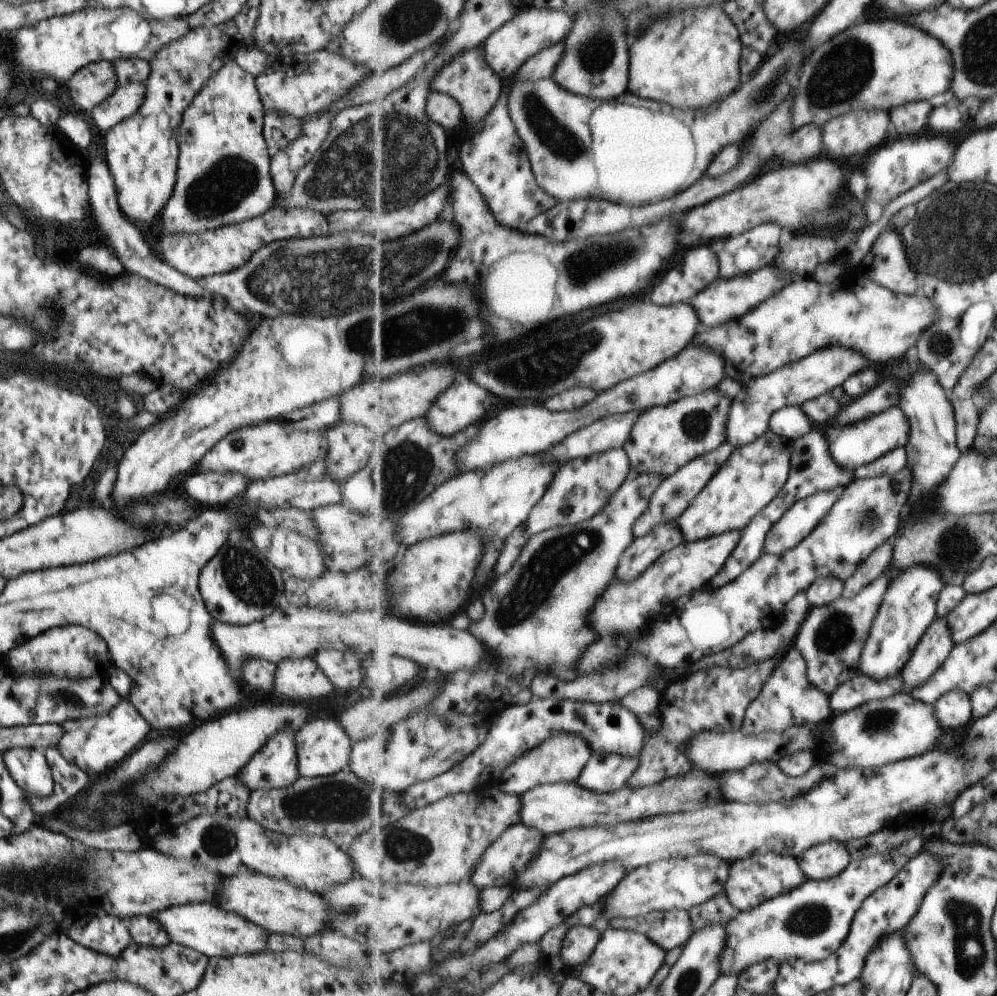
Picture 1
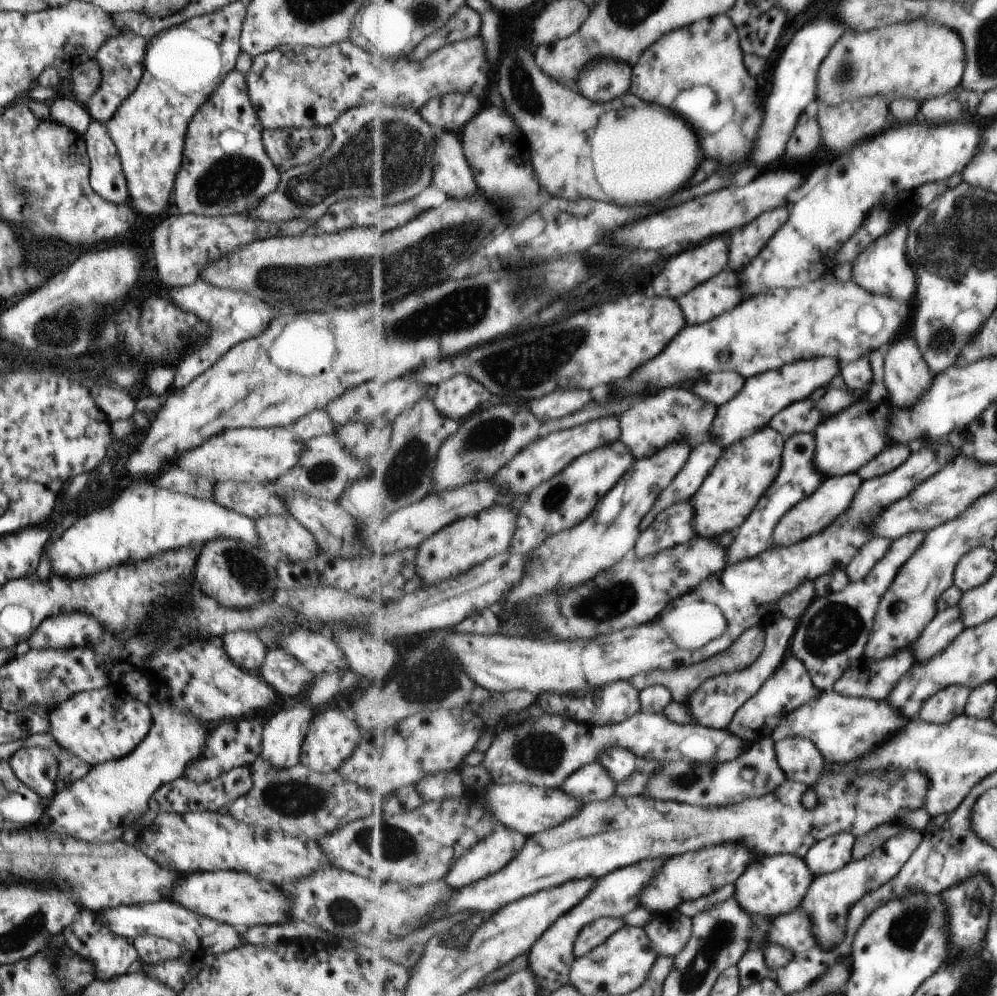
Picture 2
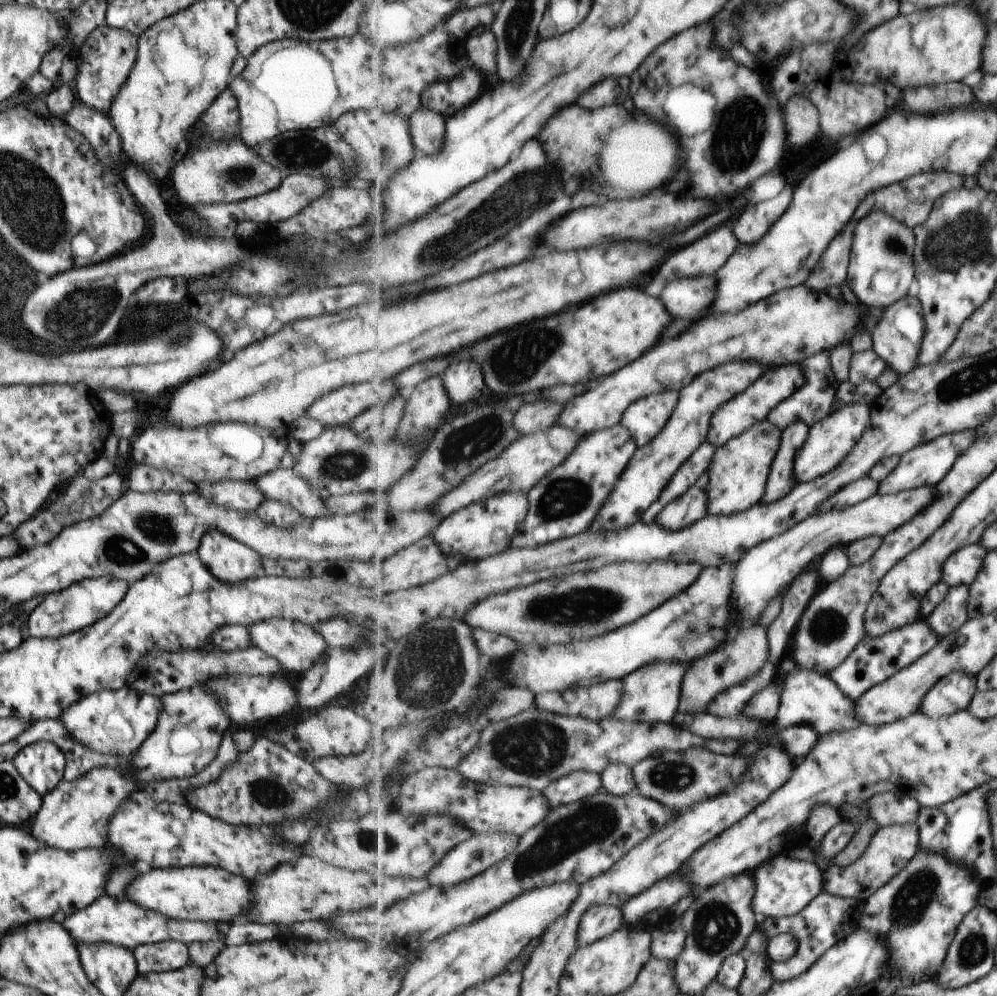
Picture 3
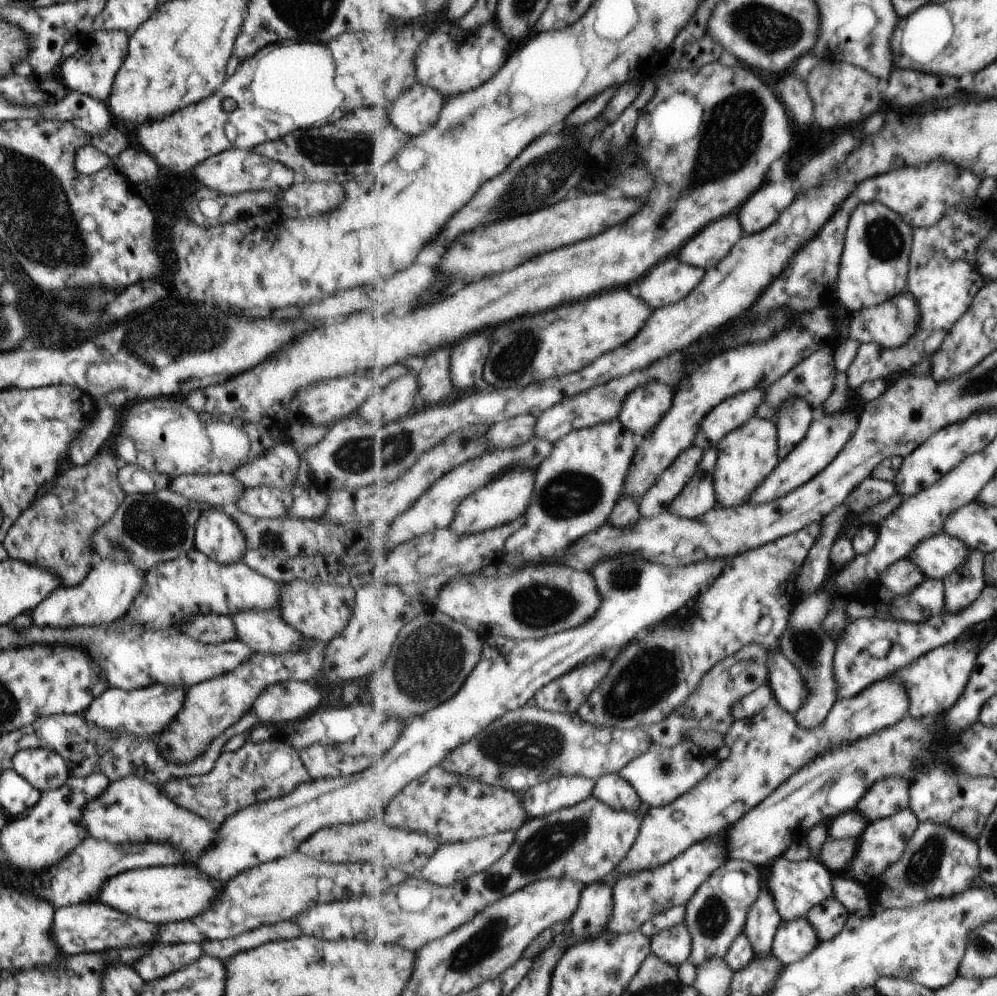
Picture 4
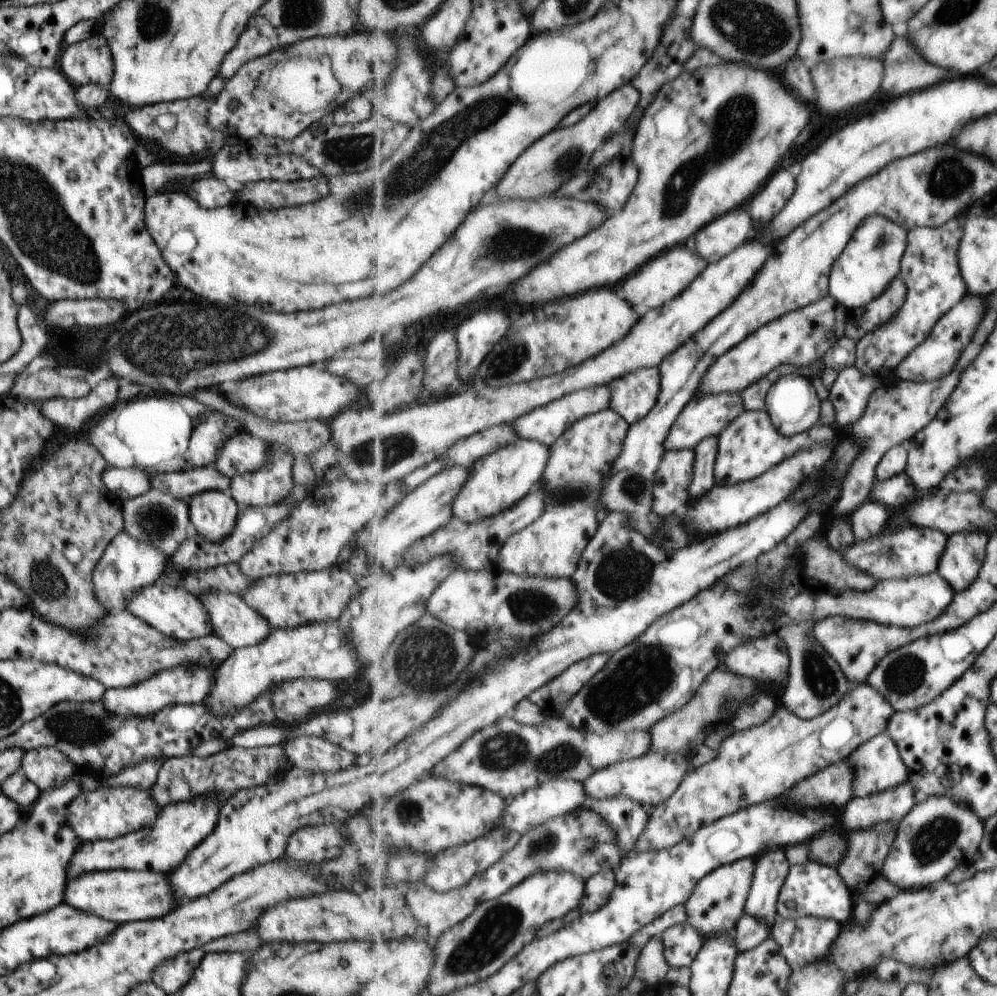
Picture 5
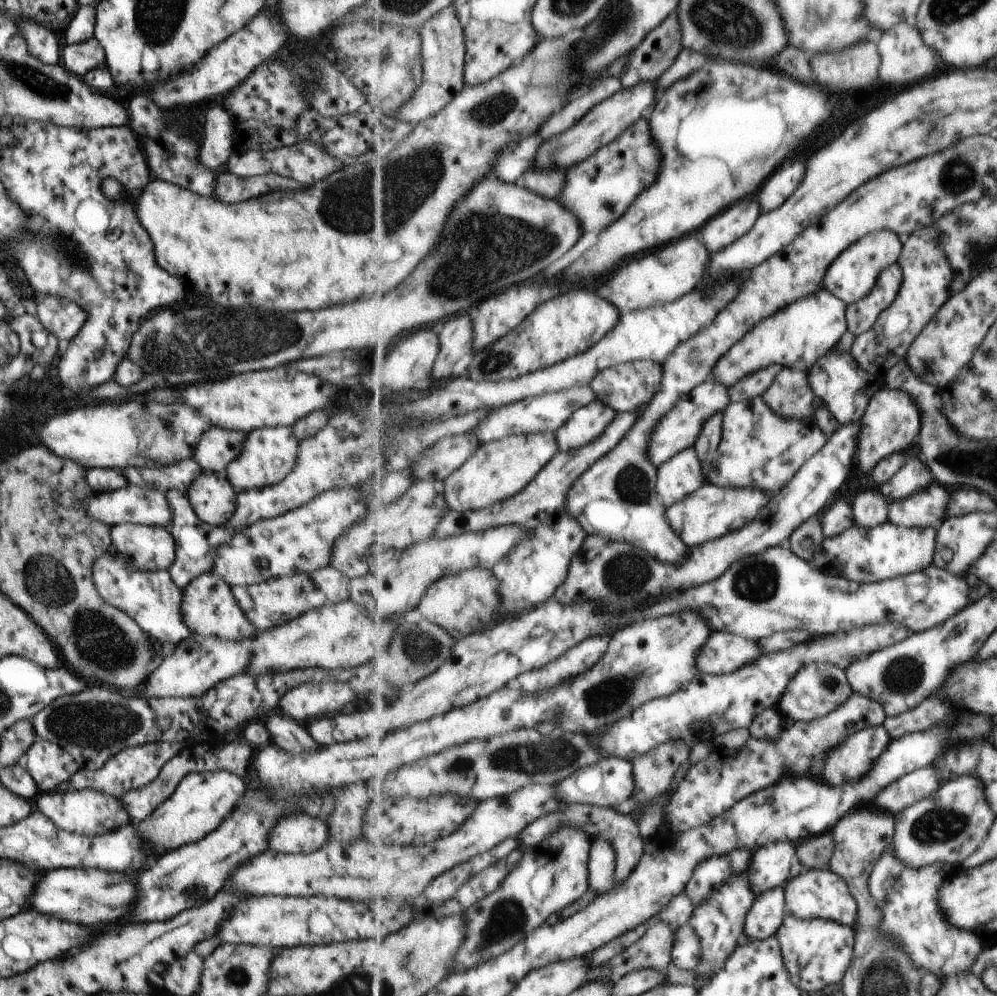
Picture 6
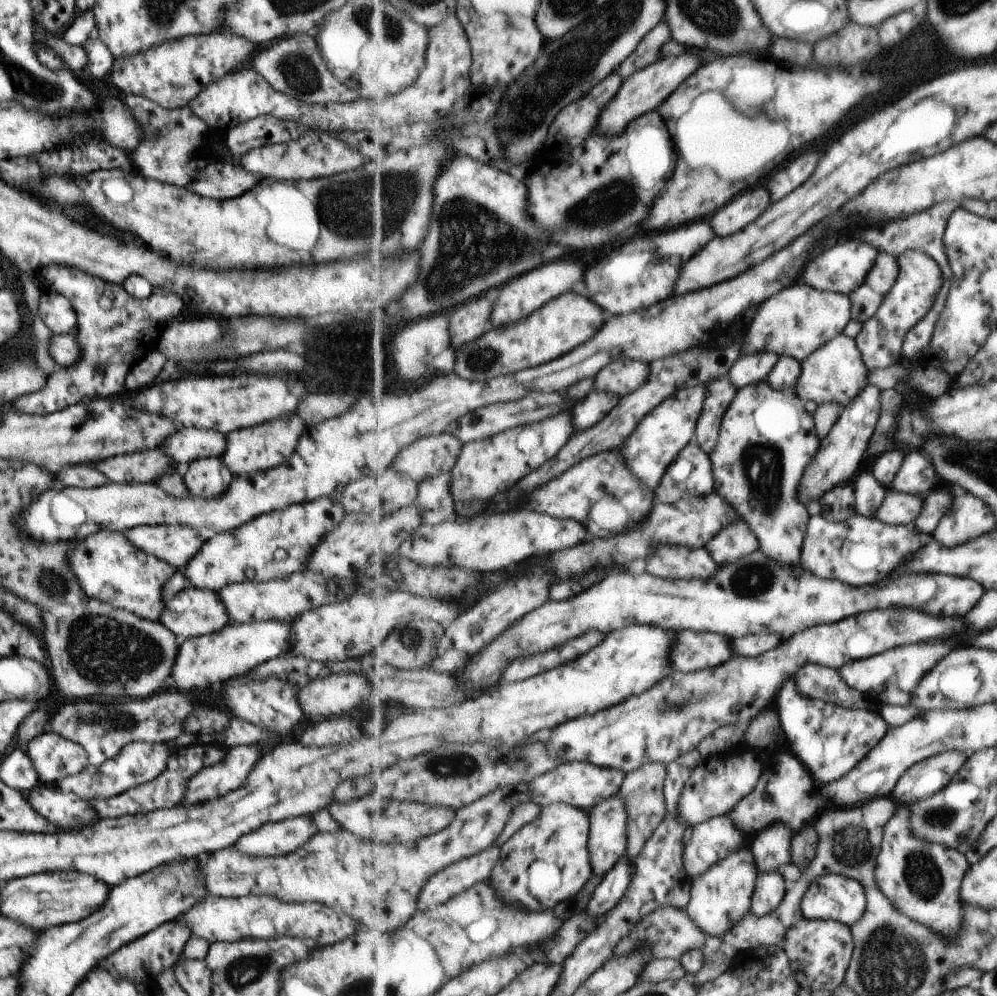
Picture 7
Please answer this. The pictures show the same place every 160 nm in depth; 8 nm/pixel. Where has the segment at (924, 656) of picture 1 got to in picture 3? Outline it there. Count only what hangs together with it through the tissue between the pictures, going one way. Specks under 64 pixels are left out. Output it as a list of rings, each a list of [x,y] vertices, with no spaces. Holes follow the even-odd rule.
[[[961,585],[951,587],[944,601],[927,617],[929,626],[943,638],[957,632],[969,619],[968,604],[971,598],[971,587]]]

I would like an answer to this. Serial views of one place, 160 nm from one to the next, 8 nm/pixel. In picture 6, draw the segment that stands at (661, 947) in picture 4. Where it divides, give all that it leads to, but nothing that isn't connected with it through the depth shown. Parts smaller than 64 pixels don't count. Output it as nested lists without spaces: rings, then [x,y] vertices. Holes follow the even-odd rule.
[[[689,924],[675,930],[671,961],[683,970],[695,972],[702,958],[699,935]]]

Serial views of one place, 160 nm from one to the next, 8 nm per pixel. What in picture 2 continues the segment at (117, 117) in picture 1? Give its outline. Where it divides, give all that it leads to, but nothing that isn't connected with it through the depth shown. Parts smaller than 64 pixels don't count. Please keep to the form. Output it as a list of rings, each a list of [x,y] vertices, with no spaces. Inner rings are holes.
[[[117,32],[107,39],[98,49],[94,59],[100,68],[100,85],[86,102],[85,109],[91,120],[104,124],[119,105],[135,90],[144,67],[144,38],[134,32]]]

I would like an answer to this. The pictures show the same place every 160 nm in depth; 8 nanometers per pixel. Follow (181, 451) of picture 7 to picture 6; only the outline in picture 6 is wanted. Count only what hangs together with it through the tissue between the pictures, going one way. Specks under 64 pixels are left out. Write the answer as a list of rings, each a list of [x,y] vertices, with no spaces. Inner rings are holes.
[[[211,426],[200,436],[190,458],[200,466],[201,472],[226,478],[226,466],[239,454],[245,437],[246,433],[238,430],[225,430]]]

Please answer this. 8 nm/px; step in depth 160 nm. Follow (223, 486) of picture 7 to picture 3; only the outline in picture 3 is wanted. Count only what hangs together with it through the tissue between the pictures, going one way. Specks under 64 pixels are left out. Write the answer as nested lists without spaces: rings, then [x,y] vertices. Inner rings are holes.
[[[207,531],[196,548],[199,560],[222,583],[240,583],[261,571],[261,557],[221,531]]]

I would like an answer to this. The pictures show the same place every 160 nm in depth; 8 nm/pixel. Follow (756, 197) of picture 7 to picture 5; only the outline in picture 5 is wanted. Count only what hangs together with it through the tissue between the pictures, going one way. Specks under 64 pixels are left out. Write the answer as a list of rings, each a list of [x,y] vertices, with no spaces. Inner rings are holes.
[[[740,207],[705,226],[696,235],[695,248],[707,262],[719,262],[747,240],[751,226],[753,220],[749,212]]]

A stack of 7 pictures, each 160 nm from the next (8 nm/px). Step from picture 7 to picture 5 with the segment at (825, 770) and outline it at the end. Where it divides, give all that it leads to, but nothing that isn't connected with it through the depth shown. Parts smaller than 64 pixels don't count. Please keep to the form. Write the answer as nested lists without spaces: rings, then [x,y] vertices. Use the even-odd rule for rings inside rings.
[[[887,732],[861,744],[851,754],[851,760],[857,770],[856,797],[869,797],[910,781],[908,767]]]

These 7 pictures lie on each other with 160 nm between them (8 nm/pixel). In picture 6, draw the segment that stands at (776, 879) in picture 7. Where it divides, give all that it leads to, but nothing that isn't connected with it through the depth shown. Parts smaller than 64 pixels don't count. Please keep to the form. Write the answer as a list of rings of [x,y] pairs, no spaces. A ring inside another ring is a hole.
[[[784,886],[762,894],[749,911],[744,934],[749,941],[764,941],[781,928],[787,916]]]

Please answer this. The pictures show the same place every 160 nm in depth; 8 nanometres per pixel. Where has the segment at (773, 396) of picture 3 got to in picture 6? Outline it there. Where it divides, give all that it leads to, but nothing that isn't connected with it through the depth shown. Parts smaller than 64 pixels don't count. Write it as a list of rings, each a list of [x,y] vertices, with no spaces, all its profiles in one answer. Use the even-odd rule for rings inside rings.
[[[713,377],[694,388],[687,396],[680,399],[677,406],[657,425],[650,440],[649,454],[652,461],[660,467],[681,451],[695,447],[706,422],[718,412],[723,413],[732,402],[730,388]]]

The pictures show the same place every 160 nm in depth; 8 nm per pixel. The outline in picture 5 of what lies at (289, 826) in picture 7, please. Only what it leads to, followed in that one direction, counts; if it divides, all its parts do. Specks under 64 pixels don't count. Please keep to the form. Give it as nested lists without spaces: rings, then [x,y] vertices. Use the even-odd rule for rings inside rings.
[[[305,826],[287,840],[287,856],[303,862],[333,860],[341,854],[341,832],[337,826]]]

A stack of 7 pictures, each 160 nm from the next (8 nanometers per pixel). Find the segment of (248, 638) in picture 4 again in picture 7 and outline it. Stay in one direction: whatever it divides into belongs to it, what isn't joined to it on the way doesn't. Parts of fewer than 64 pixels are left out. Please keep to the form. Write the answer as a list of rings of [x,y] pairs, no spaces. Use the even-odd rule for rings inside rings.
[[[186,587],[178,594],[175,594],[171,600],[164,603],[158,622],[177,638],[187,640],[217,632],[225,624],[230,624],[232,621],[229,620],[229,616],[227,616],[227,612],[225,612],[225,608],[223,608],[223,604],[221,604],[216,592],[211,592],[207,588],[201,590],[201,588]]]

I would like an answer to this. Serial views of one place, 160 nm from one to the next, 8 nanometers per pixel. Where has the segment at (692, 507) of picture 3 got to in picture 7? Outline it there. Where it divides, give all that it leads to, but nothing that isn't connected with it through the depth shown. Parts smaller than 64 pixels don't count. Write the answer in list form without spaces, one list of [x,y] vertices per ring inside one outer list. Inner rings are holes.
[[[728,377],[711,380],[707,386],[709,386],[709,395],[705,400],[700,421],[697,422],[695,439],[710,454],[716,450],[720,441],[722,422],[737,396],[738,389]]]

